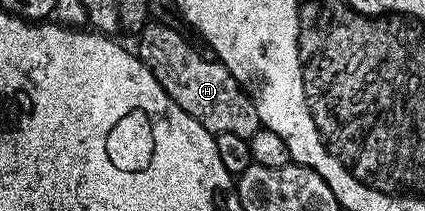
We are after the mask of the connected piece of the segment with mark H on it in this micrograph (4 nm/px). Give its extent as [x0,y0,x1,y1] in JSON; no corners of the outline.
[136,23,260,139]

